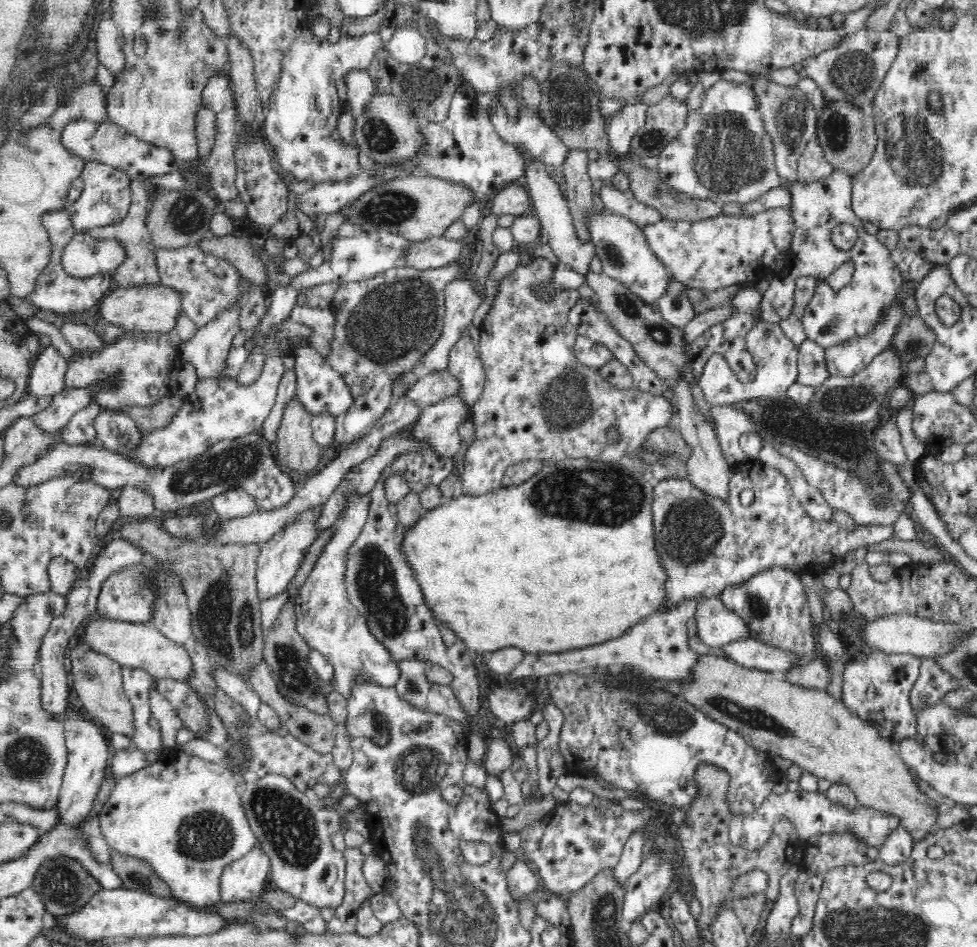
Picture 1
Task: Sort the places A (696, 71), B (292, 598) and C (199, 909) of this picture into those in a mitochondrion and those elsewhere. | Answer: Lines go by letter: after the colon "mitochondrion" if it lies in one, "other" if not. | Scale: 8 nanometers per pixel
A: other
B: other
C: other

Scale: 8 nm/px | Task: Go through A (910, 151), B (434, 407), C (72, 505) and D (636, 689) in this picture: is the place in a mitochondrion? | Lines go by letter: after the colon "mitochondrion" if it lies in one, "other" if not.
A: mitochondrion
B: other
C: mitochondrion
D: mitochondrion

